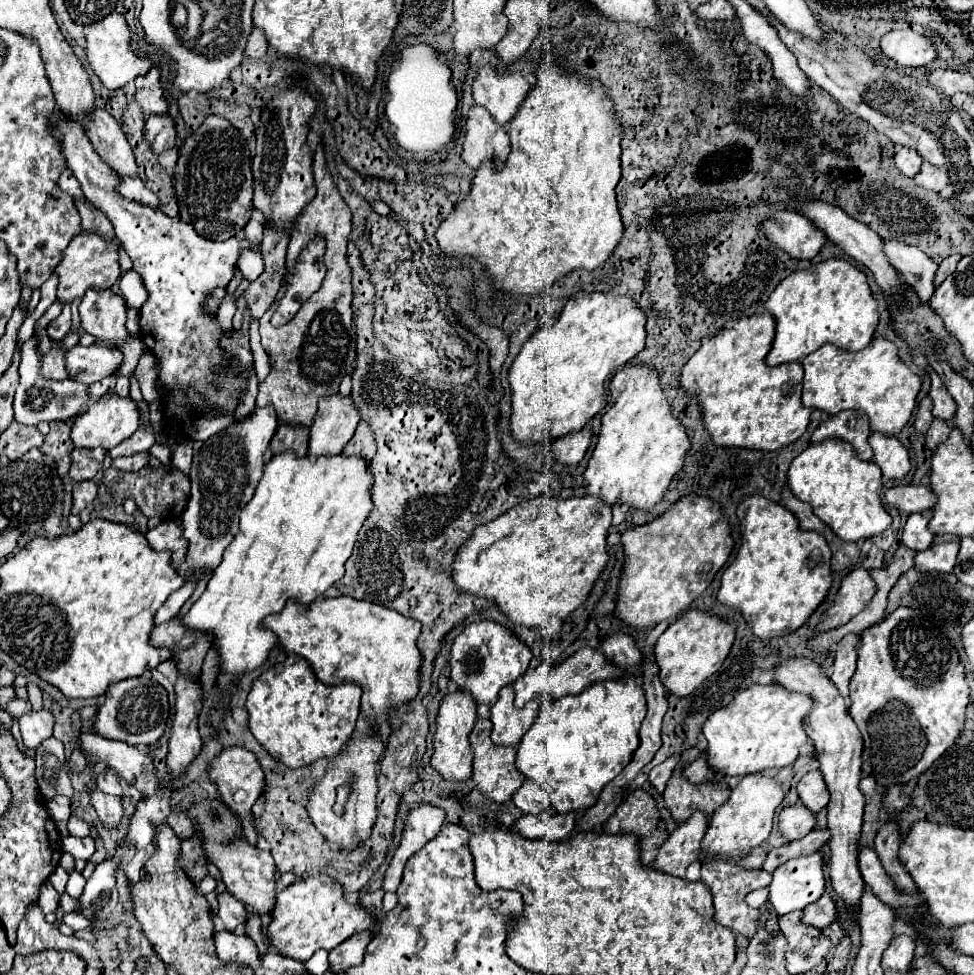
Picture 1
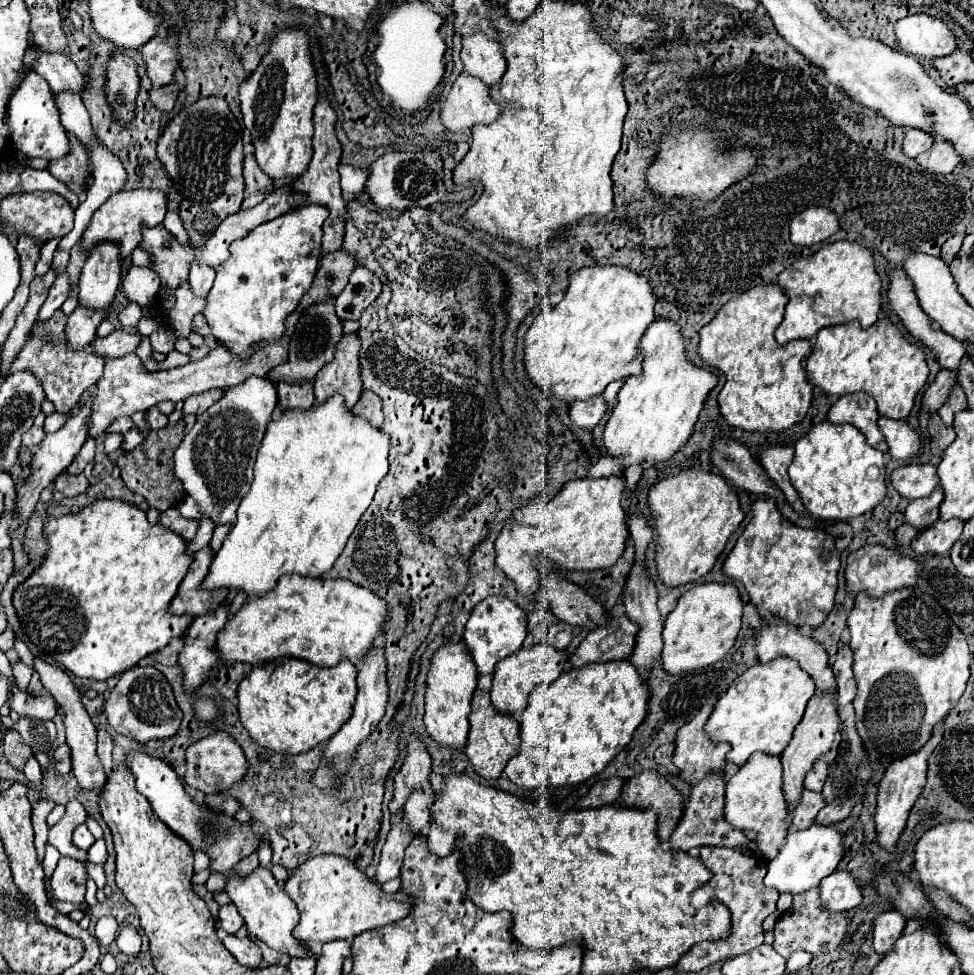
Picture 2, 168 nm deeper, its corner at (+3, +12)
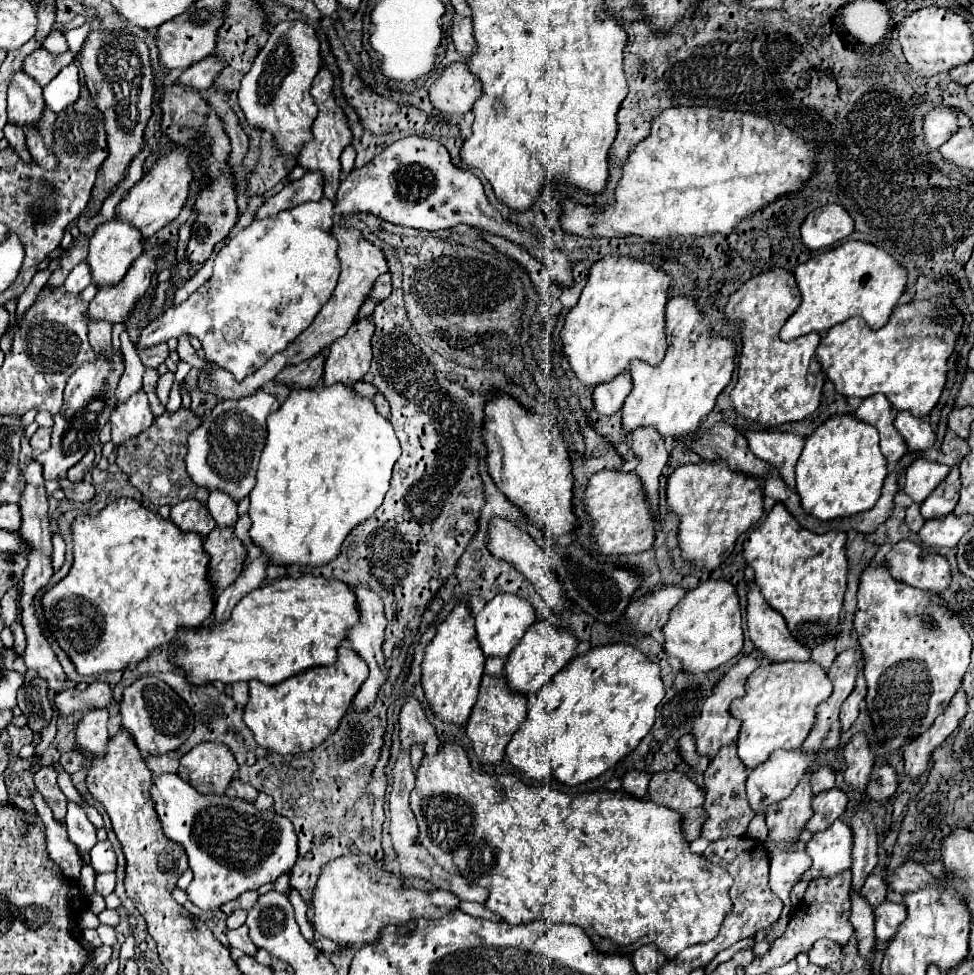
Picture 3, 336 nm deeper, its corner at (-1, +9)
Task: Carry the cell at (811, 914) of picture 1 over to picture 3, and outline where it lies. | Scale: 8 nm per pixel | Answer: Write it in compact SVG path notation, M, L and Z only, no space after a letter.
M872 872L866 880L866 884L862 886L862 896L868 898L868 902L872 906L878 906L886 900L886 892L888 892L888 884L886 884L886 878L882 872Z

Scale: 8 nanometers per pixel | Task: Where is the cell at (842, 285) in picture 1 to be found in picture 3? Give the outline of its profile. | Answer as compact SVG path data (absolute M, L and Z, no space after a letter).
M848 240L834 250L810 258L794 270L794 276L802 294L802 304L780 330L782 340L794 340L810 332L824 336L830 326L846 322L852 316L864 318L874 330L882 328L900 300L908 278L906 268L898 264L894 256L860 240Z

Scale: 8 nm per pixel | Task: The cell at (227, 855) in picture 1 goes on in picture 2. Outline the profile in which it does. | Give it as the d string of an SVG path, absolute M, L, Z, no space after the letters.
M258 865L246 877L242 877L242 875L228 877L226 893L232 899L232 903L238 907L240 915L244 917L244 925L250 935L256 935L268 947L288 953L290 957L306 957L308 947L304 947L300 941L296 941L292 937L292 929L298 925L298 919L300 919L296 903L290 901L290 897L282 891L282 887L278 885L278 881L274 879L270 869Z

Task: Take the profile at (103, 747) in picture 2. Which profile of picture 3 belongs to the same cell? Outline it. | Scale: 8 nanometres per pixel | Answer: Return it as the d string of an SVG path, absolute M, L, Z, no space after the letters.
M88 710L76 724L76 744L88 748L94 756L104 756L108 742L108 710Z

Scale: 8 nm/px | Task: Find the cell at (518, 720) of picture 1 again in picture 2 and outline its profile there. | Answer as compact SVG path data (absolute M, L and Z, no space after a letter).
M532 645L532 647L522 647L518 653L502 659L496 669L494 669L494 679L492 679L492 705L496 711L502 715L518 715L526 709L530 693L540 685L550 685L556 681L566 665L566 651L558 651L550 645Z

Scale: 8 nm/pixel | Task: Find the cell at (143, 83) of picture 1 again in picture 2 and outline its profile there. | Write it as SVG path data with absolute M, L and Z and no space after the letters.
M168 35L166 39L154 37L142 47L142 57L146 63L146 73L154 87L168 85L174 79L180 55L176 49L176 37Z

